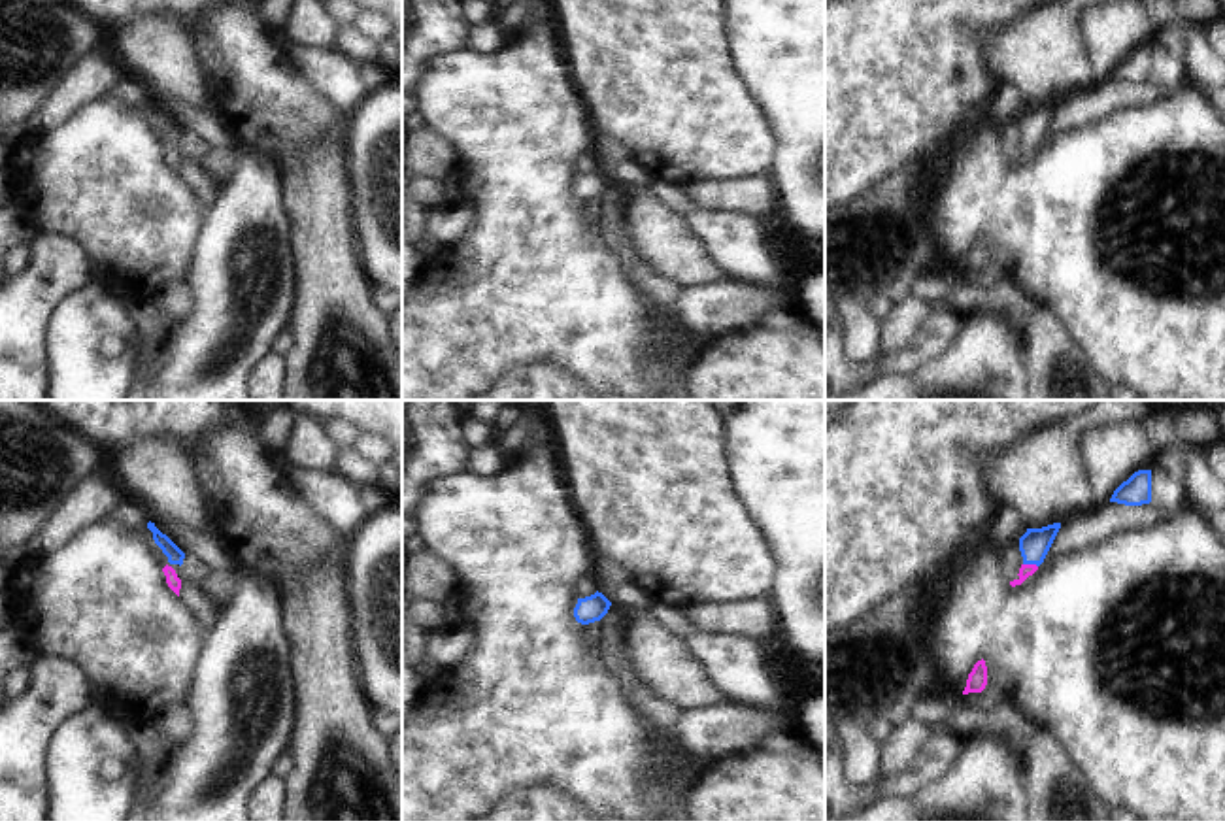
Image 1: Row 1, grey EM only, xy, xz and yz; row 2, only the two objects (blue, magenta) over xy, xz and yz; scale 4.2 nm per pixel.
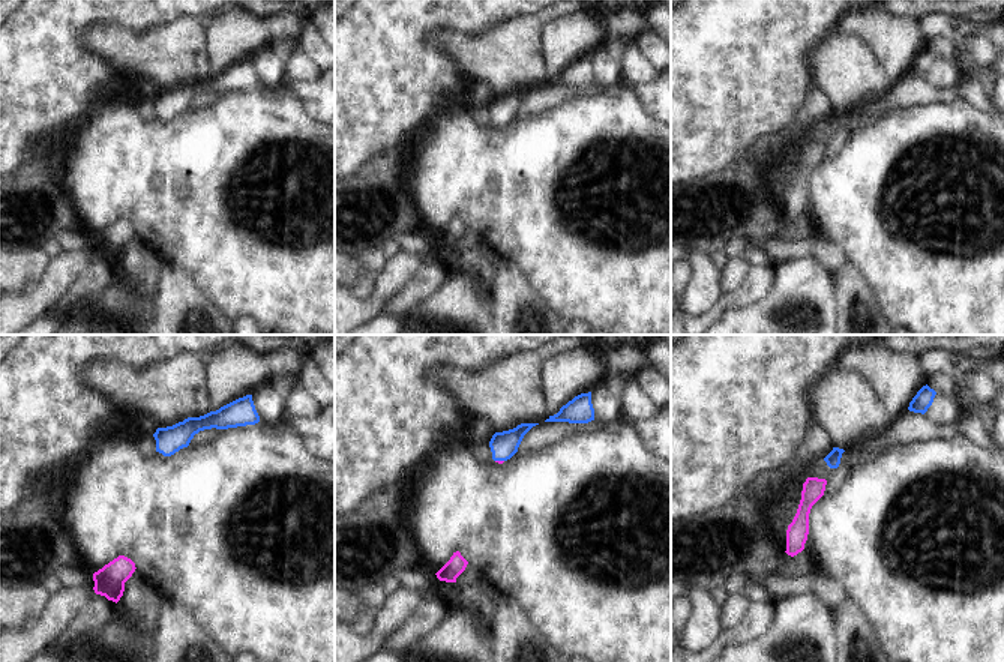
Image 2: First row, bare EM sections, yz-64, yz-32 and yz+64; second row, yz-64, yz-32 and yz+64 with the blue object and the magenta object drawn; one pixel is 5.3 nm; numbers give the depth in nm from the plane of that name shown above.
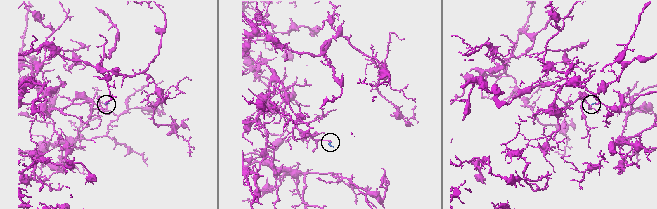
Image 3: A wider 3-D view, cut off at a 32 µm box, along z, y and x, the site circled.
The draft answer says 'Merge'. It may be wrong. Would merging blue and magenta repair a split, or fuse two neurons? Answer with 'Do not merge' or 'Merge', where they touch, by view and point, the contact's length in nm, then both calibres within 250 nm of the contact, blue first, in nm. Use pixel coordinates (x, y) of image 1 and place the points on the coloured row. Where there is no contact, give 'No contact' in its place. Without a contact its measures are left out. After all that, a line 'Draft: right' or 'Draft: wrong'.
Merge. Touches blue at yz (1031, 563). Shared border 70 nm. Thickness 130 nm (blue) against 60 nm
Draft: right

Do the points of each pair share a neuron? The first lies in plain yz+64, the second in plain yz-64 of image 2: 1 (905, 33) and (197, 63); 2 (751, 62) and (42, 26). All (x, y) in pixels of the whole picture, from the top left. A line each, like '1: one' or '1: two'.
1: two
2: one

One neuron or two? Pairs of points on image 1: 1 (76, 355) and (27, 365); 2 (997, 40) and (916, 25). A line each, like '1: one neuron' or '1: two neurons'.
1: two neurons
2: two neurons

